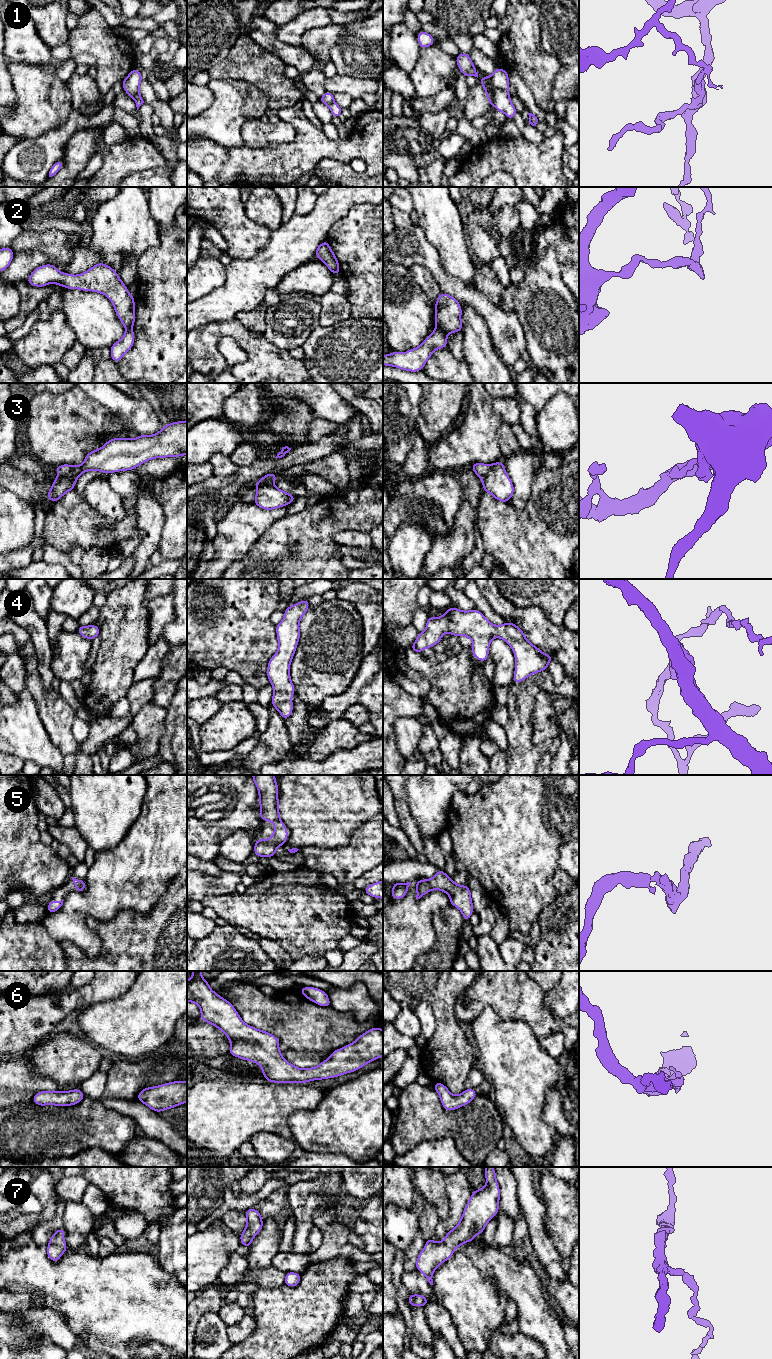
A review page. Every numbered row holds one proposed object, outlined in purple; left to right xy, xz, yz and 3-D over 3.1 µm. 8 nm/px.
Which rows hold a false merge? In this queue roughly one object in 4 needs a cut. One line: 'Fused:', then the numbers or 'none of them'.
Fused: 1, 2, 3

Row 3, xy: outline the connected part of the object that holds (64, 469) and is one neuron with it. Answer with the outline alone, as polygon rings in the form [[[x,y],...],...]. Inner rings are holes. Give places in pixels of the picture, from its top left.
[[[62,464],[55,468],[56,473],[59,474],[59,476],[66,476],[70,474],[73,470],[73,466],[69,464]]]

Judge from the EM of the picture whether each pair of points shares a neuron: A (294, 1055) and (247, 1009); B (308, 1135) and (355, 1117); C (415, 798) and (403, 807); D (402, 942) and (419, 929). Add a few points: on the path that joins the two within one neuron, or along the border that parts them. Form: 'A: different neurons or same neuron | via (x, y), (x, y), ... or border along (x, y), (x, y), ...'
A: different neurons | border along (312, 1052), (286, 1050), (282, 1054)
B: same neuron | via (320, 1130), (332, 1129), (343, 1123)
C: different neurons | border along (405, 785), (408, 808), (417, 825)
D: same neuron | via (406, 938), (413, 936), (415, 933)

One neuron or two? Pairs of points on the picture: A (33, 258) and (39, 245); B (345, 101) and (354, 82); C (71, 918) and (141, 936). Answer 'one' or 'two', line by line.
A: two
B: two
C: two

